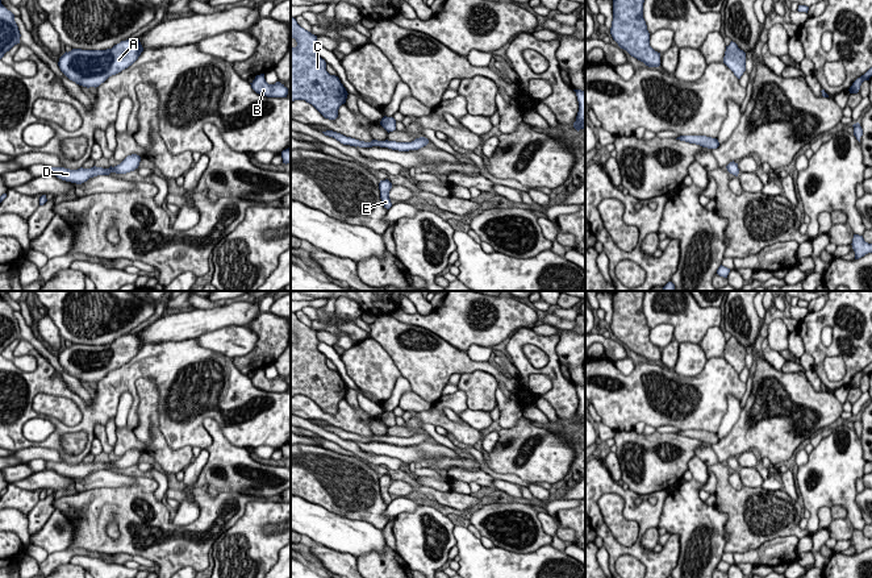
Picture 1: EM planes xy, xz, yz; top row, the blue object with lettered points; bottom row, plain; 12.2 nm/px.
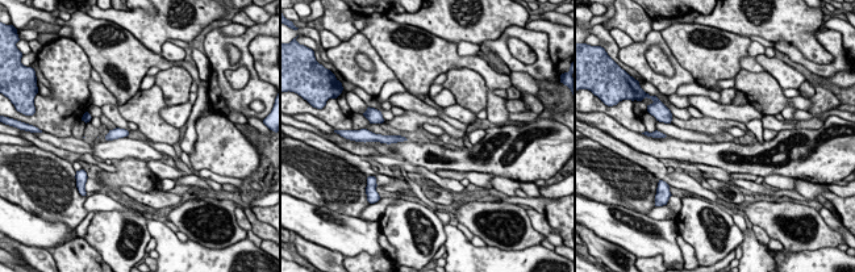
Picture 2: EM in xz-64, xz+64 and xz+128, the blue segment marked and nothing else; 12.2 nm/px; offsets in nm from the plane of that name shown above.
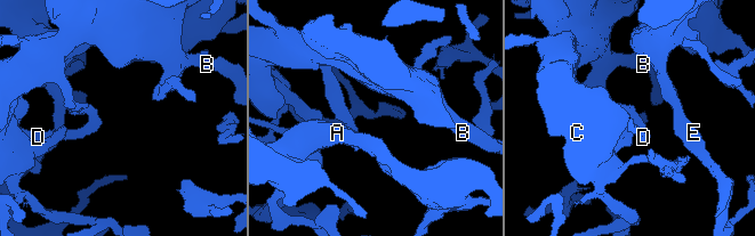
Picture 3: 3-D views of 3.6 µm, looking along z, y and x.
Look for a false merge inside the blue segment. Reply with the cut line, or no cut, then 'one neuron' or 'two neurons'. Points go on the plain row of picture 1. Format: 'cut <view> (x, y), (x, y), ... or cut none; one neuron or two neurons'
cut xz (416, 435), (416, 439), (409, 444); two neurons

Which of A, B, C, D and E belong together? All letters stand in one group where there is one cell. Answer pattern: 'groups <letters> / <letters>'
groups A B C E / D

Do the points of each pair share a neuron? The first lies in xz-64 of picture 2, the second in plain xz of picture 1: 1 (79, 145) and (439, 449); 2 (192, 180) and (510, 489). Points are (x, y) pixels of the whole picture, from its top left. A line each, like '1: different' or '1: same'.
1: same
2: same

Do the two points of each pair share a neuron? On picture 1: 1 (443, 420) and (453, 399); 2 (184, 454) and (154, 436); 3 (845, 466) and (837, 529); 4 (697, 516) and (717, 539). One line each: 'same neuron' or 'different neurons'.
1: same neuron
2: same neuron
3: different neurons
4: same neuron

